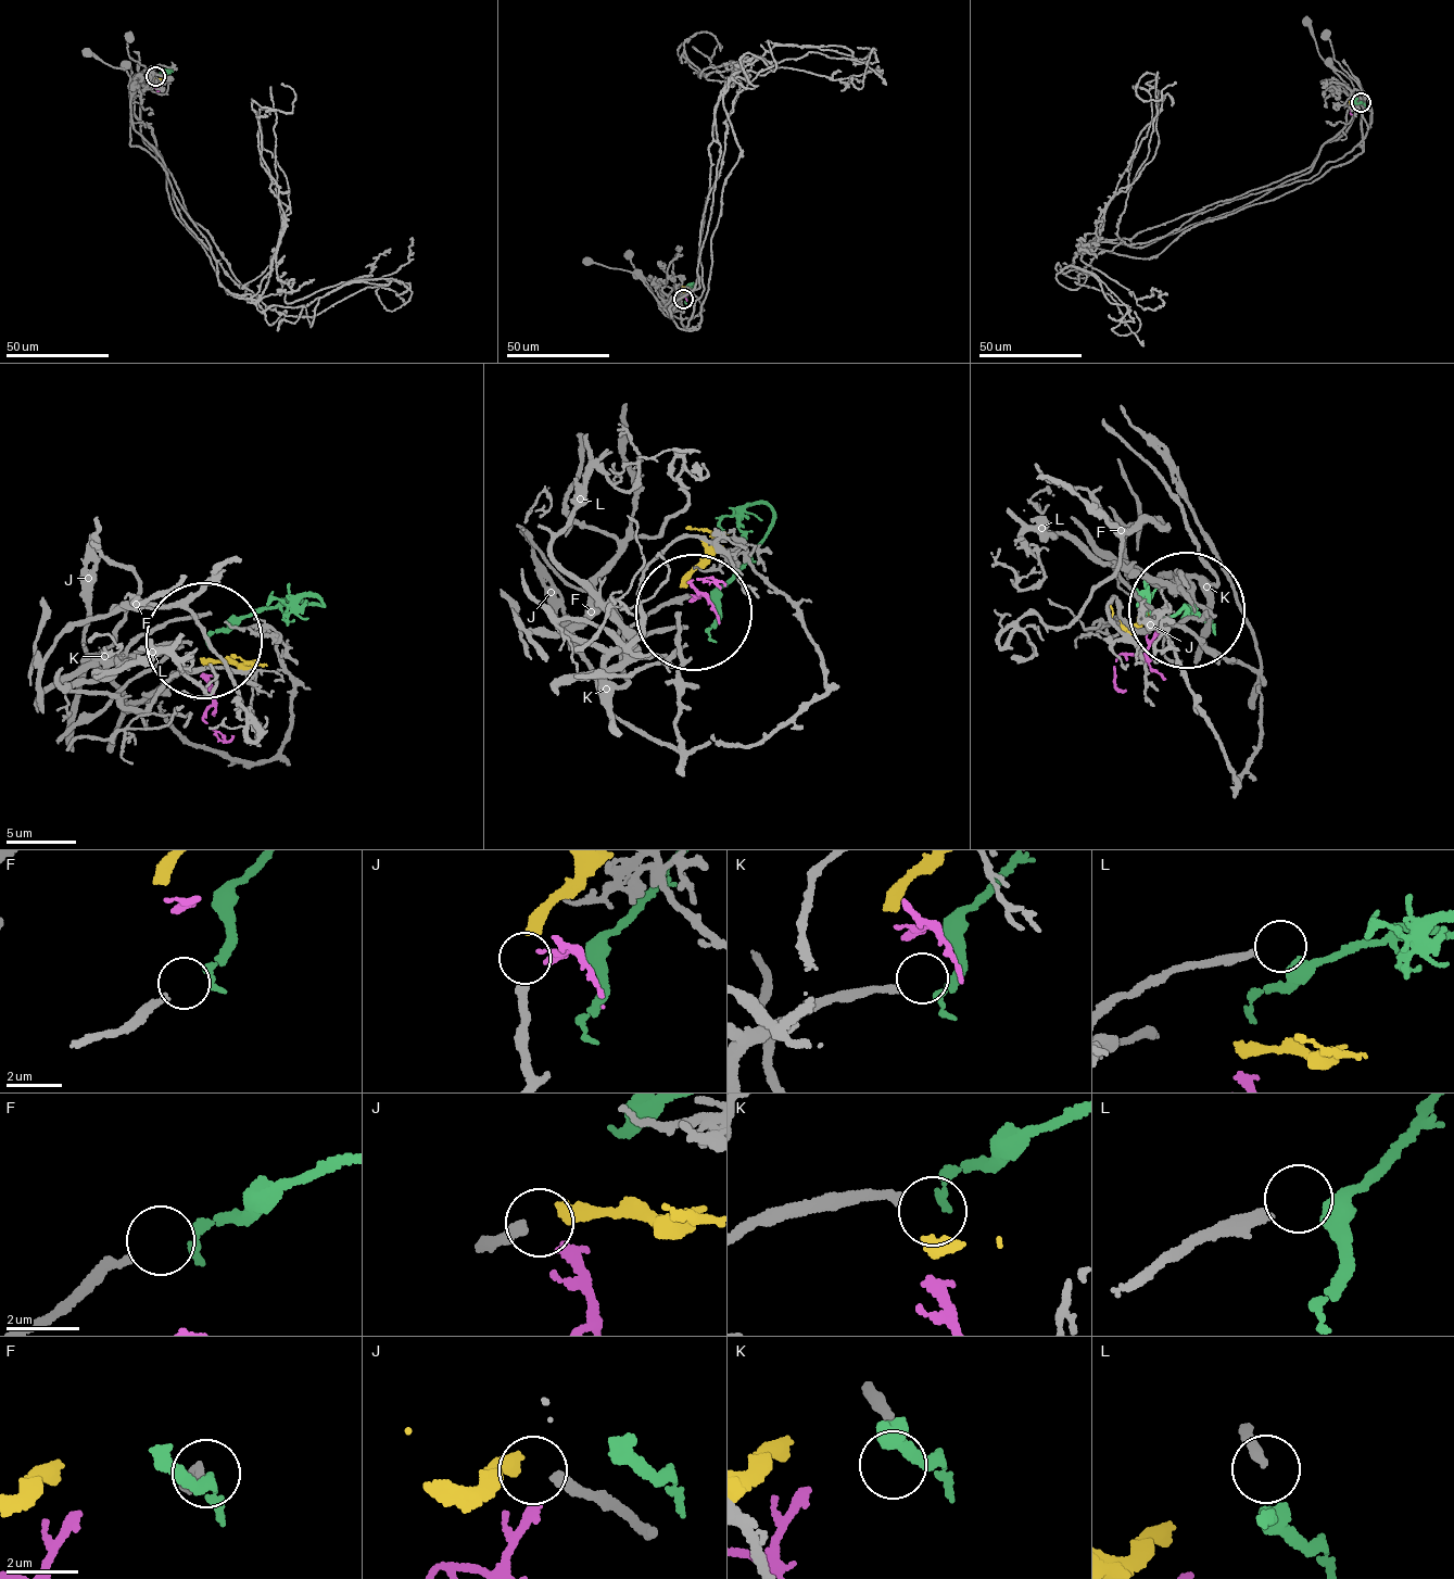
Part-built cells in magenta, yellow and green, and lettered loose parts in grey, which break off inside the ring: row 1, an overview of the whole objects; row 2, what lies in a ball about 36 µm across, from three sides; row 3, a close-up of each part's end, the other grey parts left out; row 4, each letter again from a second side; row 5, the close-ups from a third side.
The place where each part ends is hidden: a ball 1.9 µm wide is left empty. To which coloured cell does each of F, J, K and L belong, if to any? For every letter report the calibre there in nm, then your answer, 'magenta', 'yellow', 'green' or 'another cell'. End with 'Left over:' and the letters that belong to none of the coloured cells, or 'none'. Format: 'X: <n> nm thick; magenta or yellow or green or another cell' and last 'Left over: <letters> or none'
F: 240 nm thick; green
J: 340 nm thick; yellow
K: 260 nm thick; another cell
L: 320 nm thick; another cell
Left over: K, L

